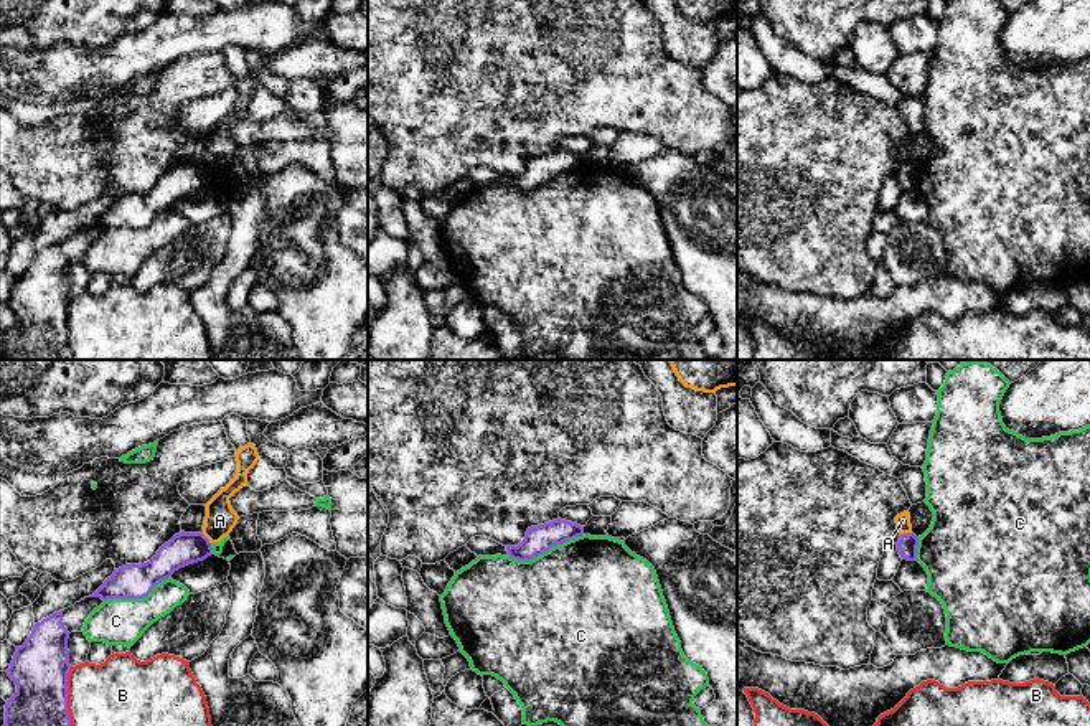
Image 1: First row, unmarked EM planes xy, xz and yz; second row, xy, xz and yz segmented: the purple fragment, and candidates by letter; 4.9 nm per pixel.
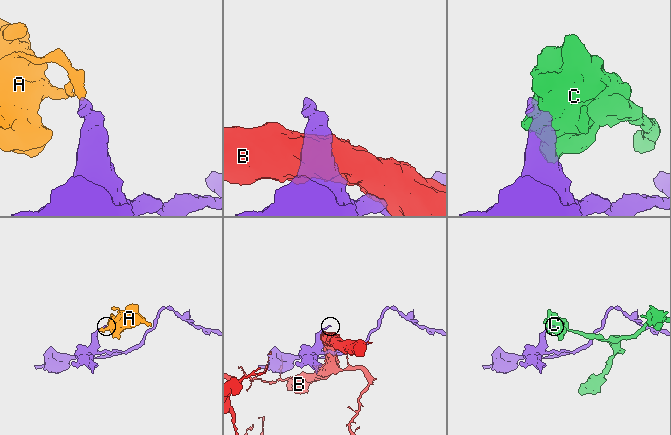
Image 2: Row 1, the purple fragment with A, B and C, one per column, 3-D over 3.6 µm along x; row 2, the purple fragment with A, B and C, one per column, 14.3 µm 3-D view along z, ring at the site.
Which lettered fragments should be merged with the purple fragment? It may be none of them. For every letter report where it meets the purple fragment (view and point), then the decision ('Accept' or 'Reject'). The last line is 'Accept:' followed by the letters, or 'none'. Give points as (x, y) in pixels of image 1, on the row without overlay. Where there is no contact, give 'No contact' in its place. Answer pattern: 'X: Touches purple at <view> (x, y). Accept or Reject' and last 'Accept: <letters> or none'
A: Touches purple at yz (906, 164). Reject
B: Touches purple at xy (66, 329). Reject
C: Touches purple at xz (544, 182). Reject
Accept: none

